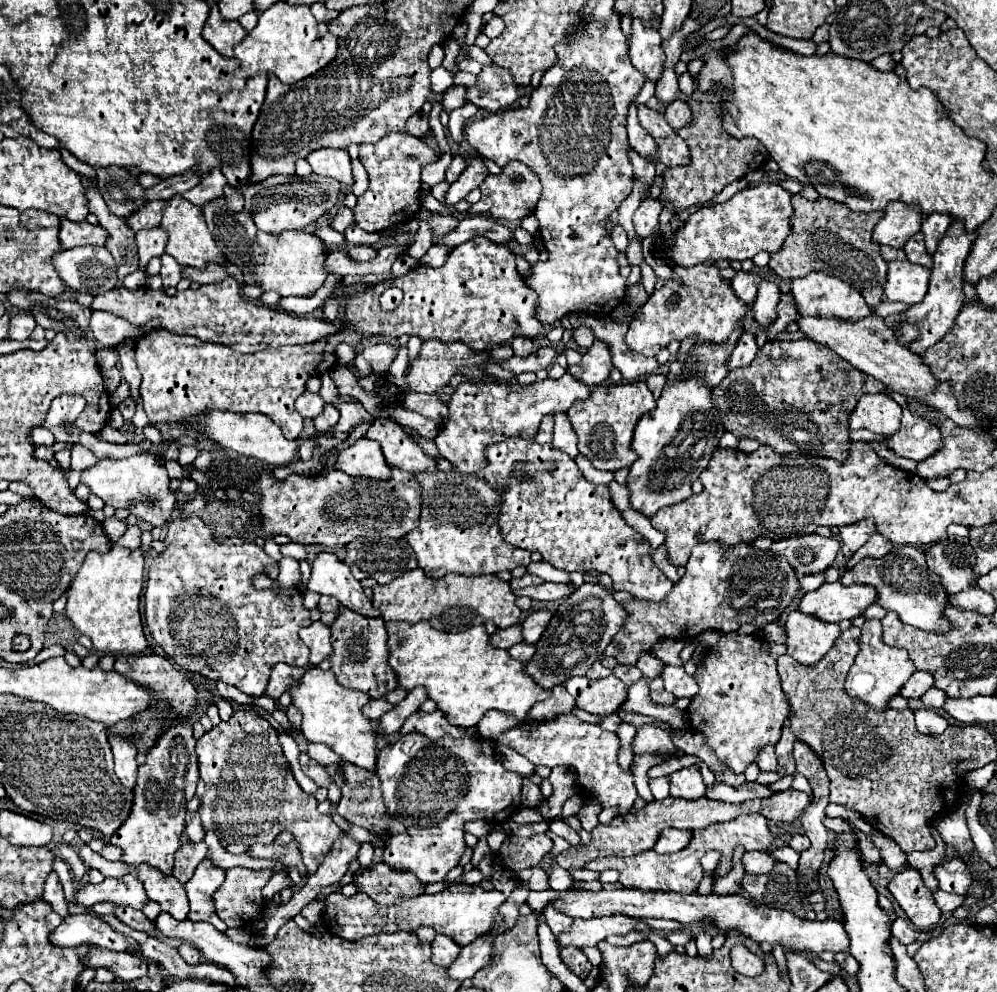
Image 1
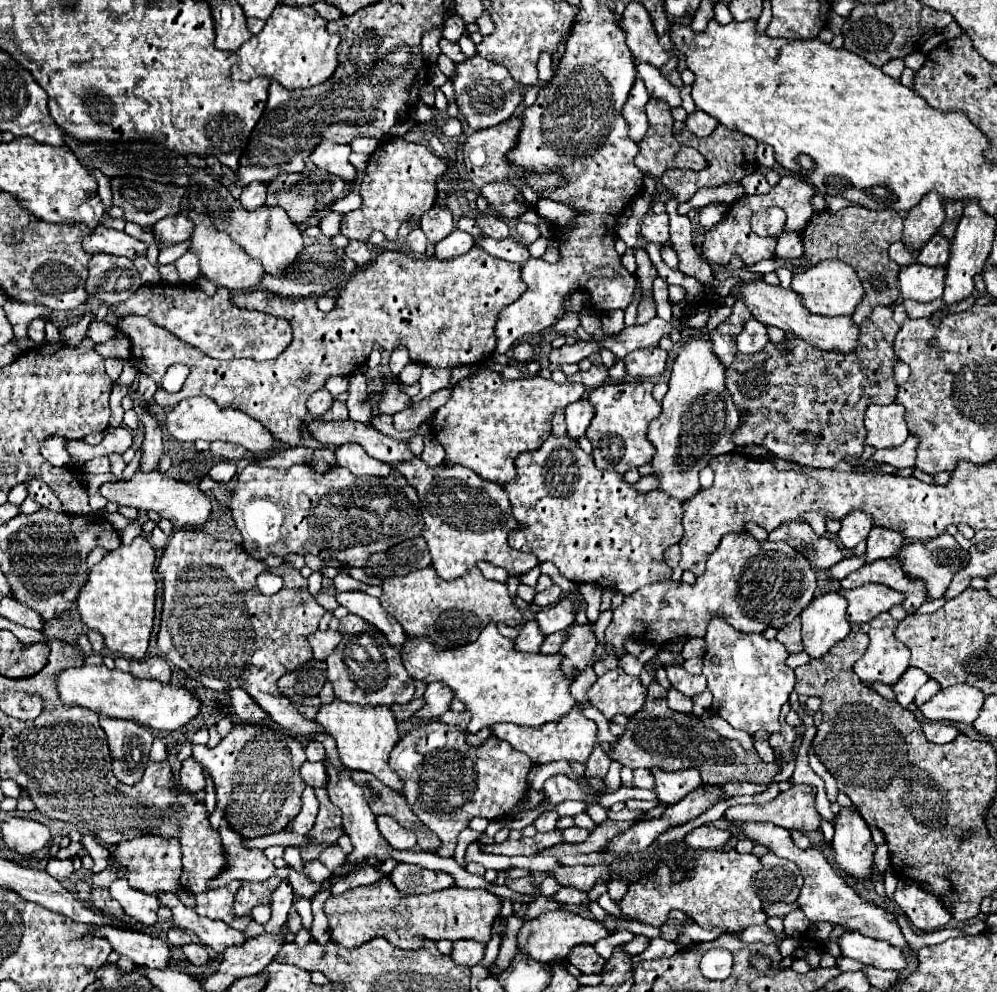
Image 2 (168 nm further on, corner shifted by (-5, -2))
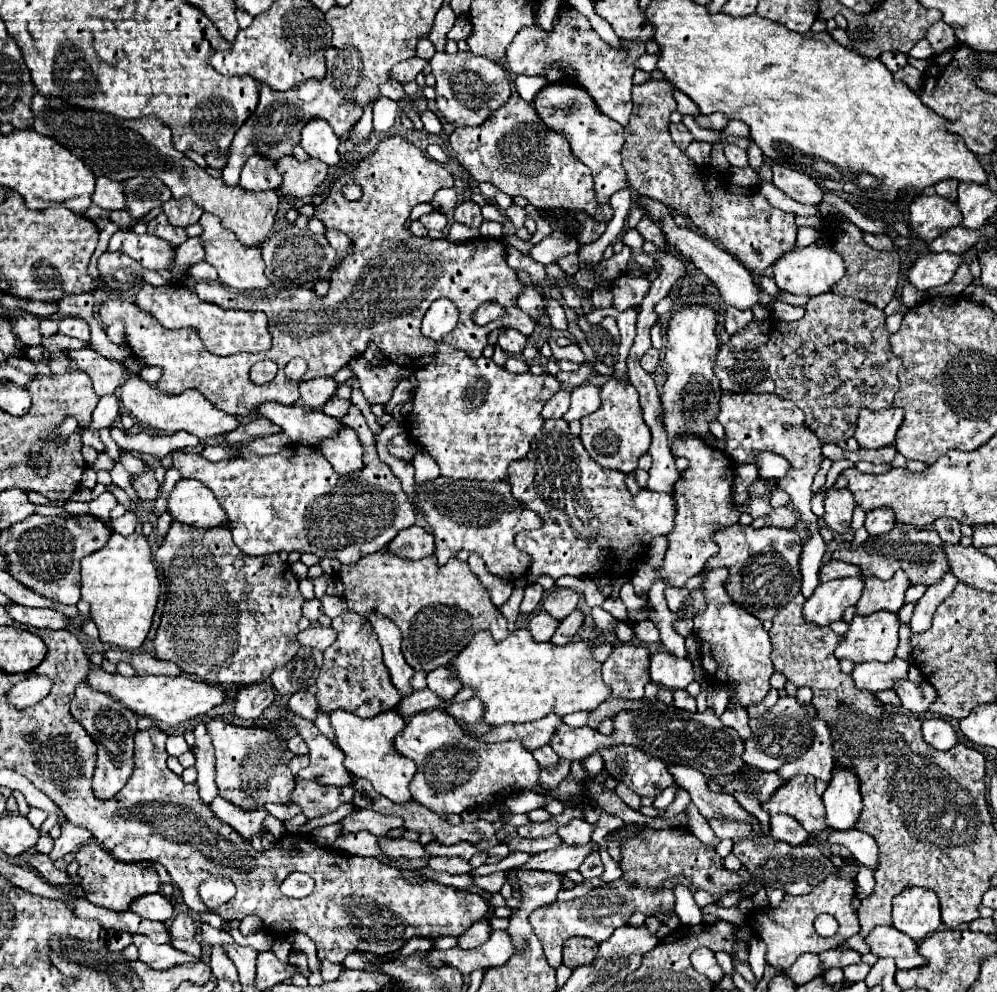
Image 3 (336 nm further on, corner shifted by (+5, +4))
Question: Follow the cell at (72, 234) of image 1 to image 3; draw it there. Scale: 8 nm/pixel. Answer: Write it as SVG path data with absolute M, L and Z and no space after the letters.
M118 230L112 234L108 252L124 252L150 270L166 270L174 258L172 244L152 234L136 234L134 230Z

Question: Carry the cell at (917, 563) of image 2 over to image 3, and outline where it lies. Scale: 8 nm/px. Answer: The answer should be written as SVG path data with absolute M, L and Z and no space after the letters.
M894 528L892 532L876 538L868 538L862 546L856 550L842 548L832 554L832 558L840 558L850 564L860 564L864 568L864 576L878 576L878 578L892 578L898 568L902 568L910 580L912 586L924 584L932 586L942 580L942 576L948 572L948 556L944 552L944 544L936 530L916 530L916 528Z

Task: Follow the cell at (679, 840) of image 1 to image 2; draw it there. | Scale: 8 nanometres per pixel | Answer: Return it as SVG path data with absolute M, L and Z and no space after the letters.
M700 826L692 830L684 838L684 842L694 850L702 850L702 848L722 848L730 838L732 838L730 830L720 830L716 826Z

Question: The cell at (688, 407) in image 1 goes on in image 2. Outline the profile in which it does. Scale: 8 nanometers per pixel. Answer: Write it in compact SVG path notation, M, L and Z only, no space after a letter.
M692 338L680 348L676 362L672 366L668 386L670 386L670 390L668 390L666 398L662 400L662 414L656 420L652 420L648 426L648 440L656 446L656 456L652 458L652 466L656 470L654 476L660 480L660 490L664 490L668 496L684 502L700 490L698 472L708 466L710 458L718 456L720 452L730 454L732 450L736 450L736 444L732 442L732 434L738 426L740 416L738 416L738 410L724 384L724 366L714 356L710 340L706 340L706 338Z

